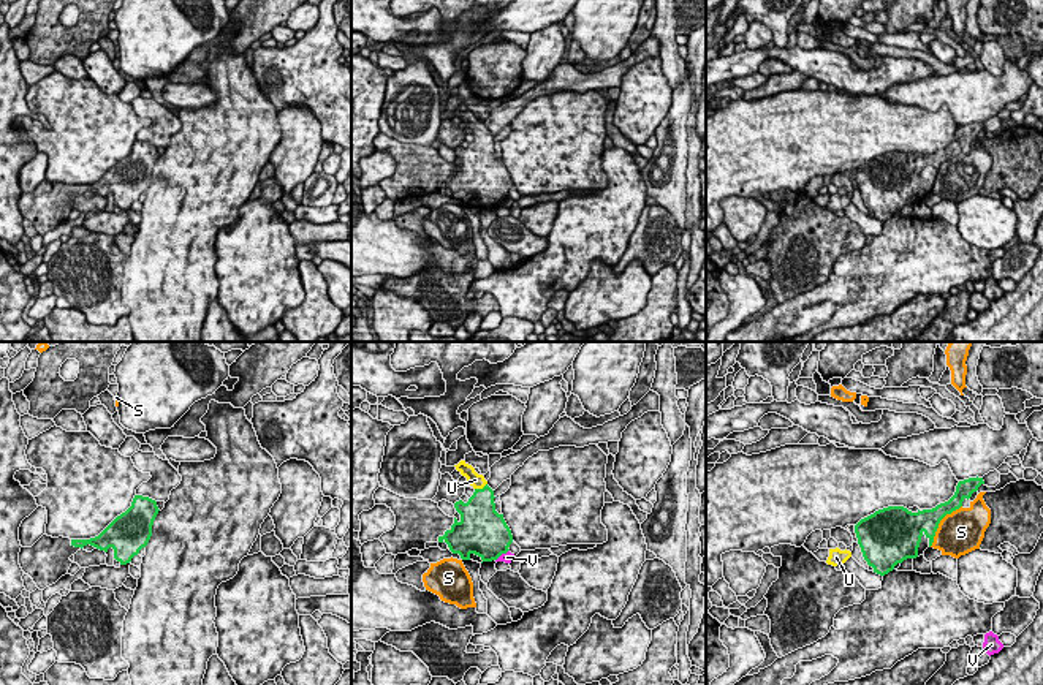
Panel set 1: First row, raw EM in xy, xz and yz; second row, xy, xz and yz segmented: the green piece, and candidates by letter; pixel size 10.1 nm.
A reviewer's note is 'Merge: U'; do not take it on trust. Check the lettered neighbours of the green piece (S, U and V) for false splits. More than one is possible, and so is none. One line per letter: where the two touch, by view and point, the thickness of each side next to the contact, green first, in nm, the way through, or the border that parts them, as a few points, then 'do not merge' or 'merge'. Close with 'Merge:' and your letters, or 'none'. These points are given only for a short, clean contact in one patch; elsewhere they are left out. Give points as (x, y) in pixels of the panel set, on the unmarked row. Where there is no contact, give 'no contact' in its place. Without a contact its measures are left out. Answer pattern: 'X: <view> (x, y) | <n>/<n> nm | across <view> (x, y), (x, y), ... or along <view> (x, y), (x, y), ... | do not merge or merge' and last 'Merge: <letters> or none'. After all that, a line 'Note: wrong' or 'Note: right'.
S: yz (939, 168) | 240/440 nm | do not merge
U: xz (480, 135) | 340/140 nm | across xz (478, 158), (480, 135), (475, 125) | merge
V: xz (502, 198) | 460/100 nm | do not merge
Merge: U
Note: right

